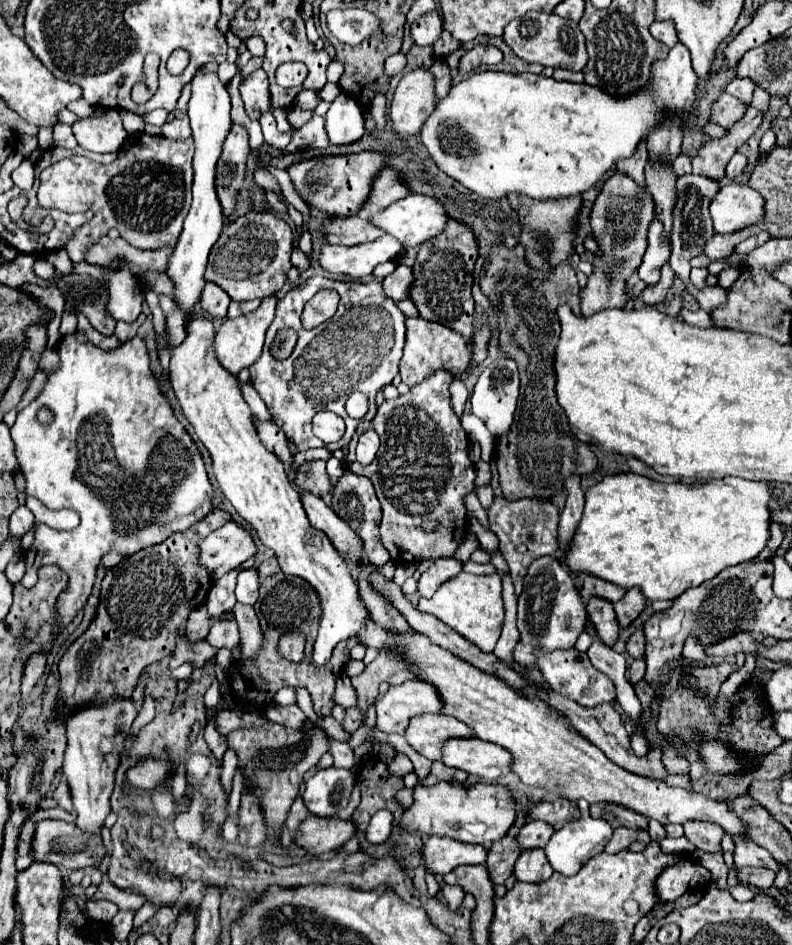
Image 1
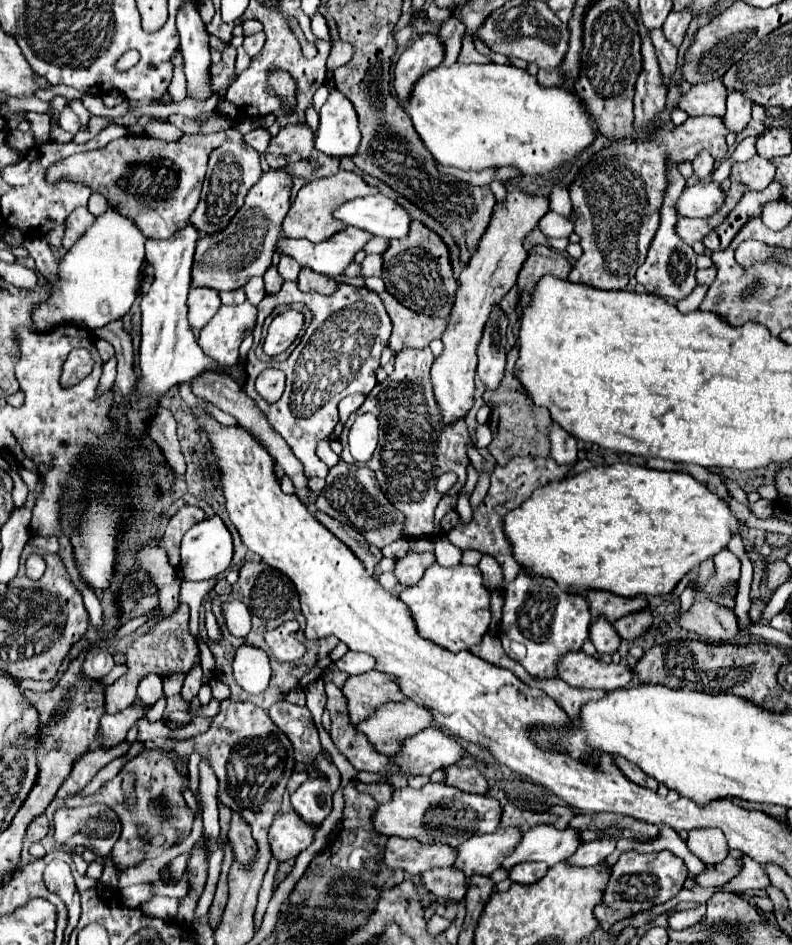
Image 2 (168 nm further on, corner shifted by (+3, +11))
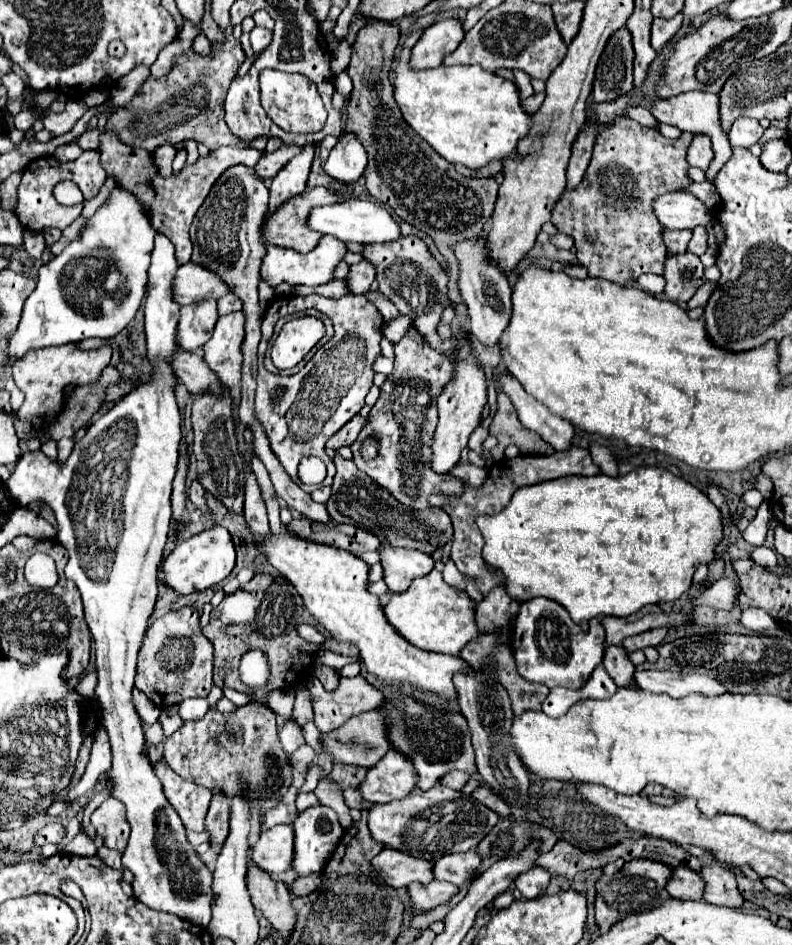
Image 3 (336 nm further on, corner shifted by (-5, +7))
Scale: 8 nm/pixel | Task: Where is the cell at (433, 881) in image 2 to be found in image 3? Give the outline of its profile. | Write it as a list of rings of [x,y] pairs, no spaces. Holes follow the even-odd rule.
[[[413,882],[407,886],[409,896],[411,896],[411,904],[417,910],[433,910],[445,902],[449,902],[455,894],[457,894],[457,886],[449,884],[449,882],[429,882],[429,884],[419,884]]]

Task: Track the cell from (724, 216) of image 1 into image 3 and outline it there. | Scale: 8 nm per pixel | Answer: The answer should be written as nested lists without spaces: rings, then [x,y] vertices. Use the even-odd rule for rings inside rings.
[[[669,192],[653,202],[653,214],[665,230],[693,230],[711,222],[711,210],[693,194]]]

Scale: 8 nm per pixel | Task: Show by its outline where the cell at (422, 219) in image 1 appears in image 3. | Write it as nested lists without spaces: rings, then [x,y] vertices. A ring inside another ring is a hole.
[[[347,200],[347,202],[337,202],[337,204],[325,204],[325,206],[315,206],[309,212],[307,226],[319,234],[325,236],[335,236],[341,242],[359,242],[359,244],[371,244],[371,242],[393,242],[397,240],[399,226],[391,218],[391,214],[371,202],[371,200]]]

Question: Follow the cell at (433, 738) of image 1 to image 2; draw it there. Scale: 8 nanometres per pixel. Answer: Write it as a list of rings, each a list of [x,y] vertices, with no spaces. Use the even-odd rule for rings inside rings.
[[[413,700],[387,702],[379,706],[369,720],[357,724],[357,728],[375,744],[375,748],[389,756],[401,748],[405,738],[429,726],[433,726],[433,714],[429,714],[429,710],[423,706],[417,706]]]

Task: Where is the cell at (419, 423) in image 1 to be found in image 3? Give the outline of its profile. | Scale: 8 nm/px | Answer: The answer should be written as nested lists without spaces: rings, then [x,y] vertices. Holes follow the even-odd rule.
[[[403,336],[395,346],[395,362],[393,372],[387,376],[381,386],[381,396],[371,408],[371,422],[366,424],[351,446],[353,462],[361,472],[365,472],[373,482],[381,488],[389,490],[393,498],[401,504],[423,510],[431,508],[427,498],[433,492],[445,494],[463,494],[463,480],[447,478],[447,474],[435,474],[429,466],[431,462],[431,440],[437,426],[437,398],[445,384],[451,378],[453,364],[439,352],[431,350],[425,342],[419,342],[411,336]],[[373,435],[379,442],[379,451],[373,460],[363,460],[361,456],[362,442]]]

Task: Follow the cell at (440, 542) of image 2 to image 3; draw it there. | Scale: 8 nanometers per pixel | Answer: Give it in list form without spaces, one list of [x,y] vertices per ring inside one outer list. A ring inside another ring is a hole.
[[[449,560],[443,568],[443,580],[453,586],[453,588],[459,588],[459,590],[465,590],[465,580],[463,580],[463,574],[457,570],[457,566],[453,564],[453,560]]]

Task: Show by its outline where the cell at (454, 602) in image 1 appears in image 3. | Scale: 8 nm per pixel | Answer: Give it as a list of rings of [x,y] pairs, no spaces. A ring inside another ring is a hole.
[[[431,570],[429,574],[413,580],[405,592],[393,594],[383,610],[387,622],[397,630],[397,634],[401,634],[407,642],[419,646],[421,650],[459,656],[459,650],[471,638],[479,636],[473,602],[465,592],[447,586],[441,578],[441,572],[437,570]]]

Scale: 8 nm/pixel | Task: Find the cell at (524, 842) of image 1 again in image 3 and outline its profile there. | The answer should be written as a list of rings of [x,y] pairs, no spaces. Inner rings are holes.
[[[469,850],[465,854],[449,854],[445,858],[435,860],[433,864],[433,878],[451,882],[459,888],[469,886],[473,880],[473,870],[481,864],[481,858],[475,854],[475,850]]]

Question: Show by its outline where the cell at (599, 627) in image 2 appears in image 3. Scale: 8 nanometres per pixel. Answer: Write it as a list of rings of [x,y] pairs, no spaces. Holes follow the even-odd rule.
[[[607,646],[603,666],[605,666],[607,674],[613,678],[613,682],[617,684],[617,688],[631,686],[635,666],[629,662],[627,652],[621,646]]]

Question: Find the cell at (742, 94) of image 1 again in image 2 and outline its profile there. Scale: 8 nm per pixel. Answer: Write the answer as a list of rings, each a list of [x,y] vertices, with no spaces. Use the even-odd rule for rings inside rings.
[[[731,90],[727,96],[727,112],[725,112],[725,126],[731,132],[741,132],[749,120],[751,120],[751,106],[753,102],[749,102],[749,98],[745,98],[745,94],[741,94],[739,90]]]

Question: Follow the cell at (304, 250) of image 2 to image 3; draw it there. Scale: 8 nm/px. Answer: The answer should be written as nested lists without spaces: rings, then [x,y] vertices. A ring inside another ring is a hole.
[[[323,236],[321,242],[317,244],[317,248],[311,250],[309,254],[299,254],[295,250],[285,250],[285,248],[279,248],[279,246],[267,246],[267,254],[265,254],[263,264],[261,264],[261,278],[271,288],[277,288],[283,282],[291,284],[291,286],[299,286],[299,284],[319,286],[319,284],[333,280],[333,270],[341,262],[345,252],[347,252],[345,244],[337,238],[333,238],[333,236]]]

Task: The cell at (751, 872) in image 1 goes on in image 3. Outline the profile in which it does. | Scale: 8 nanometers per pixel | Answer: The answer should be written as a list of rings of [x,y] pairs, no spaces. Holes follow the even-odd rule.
[[[677,866],[671,868],[671,878],[667,882],[667,890],[673,898],[681,898],[681,900],[703,900],[703,886],[705,882],[701,880],[701,876],[689,868]]]

